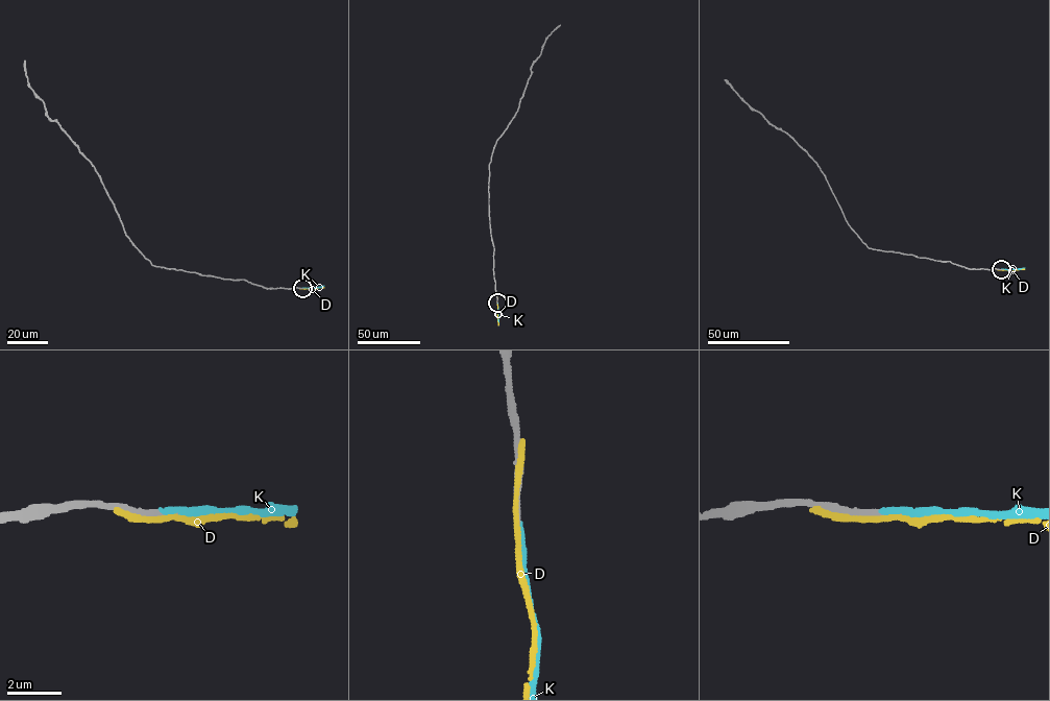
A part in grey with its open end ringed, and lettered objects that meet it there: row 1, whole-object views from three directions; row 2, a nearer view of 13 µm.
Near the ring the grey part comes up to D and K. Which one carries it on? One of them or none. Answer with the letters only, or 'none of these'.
K

